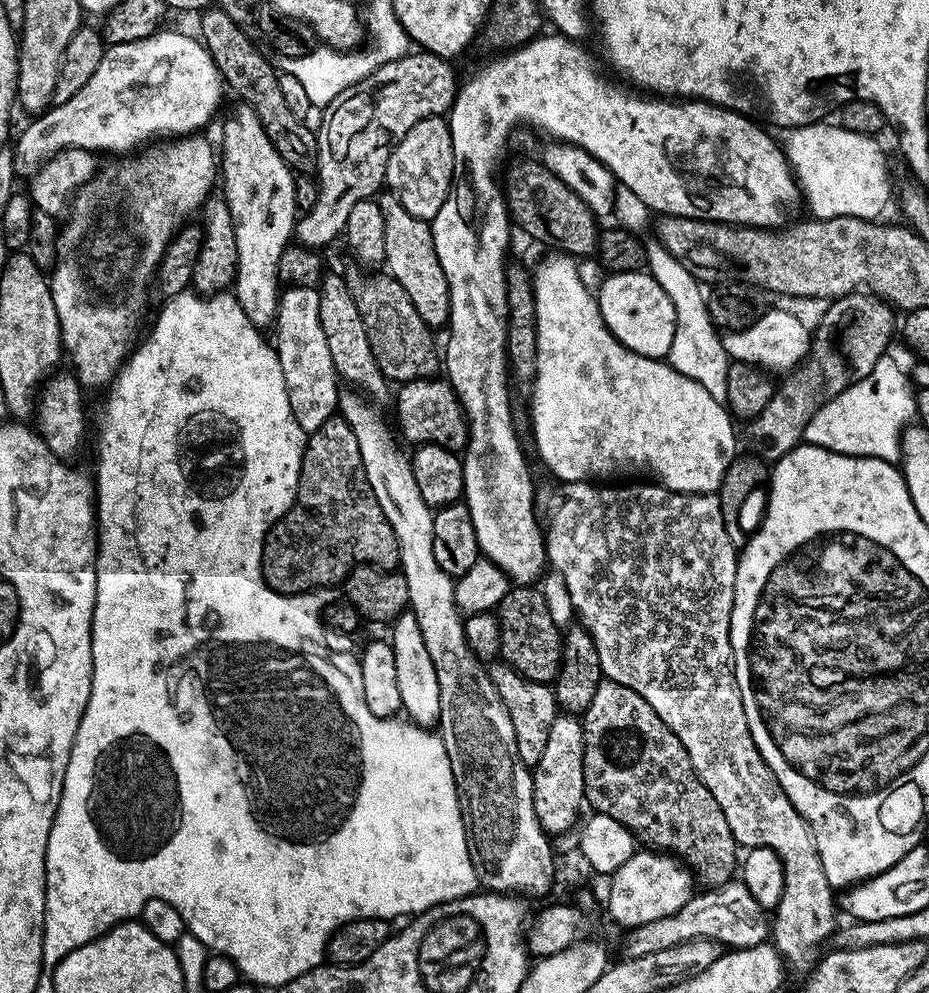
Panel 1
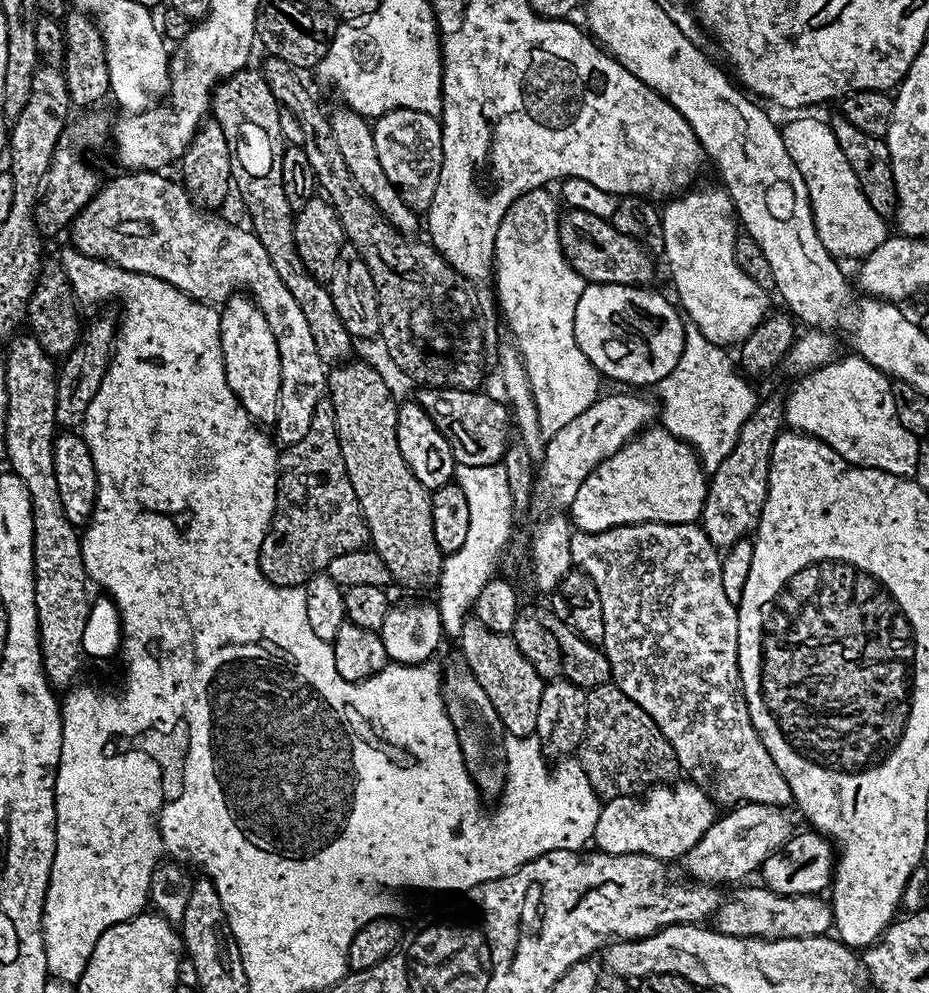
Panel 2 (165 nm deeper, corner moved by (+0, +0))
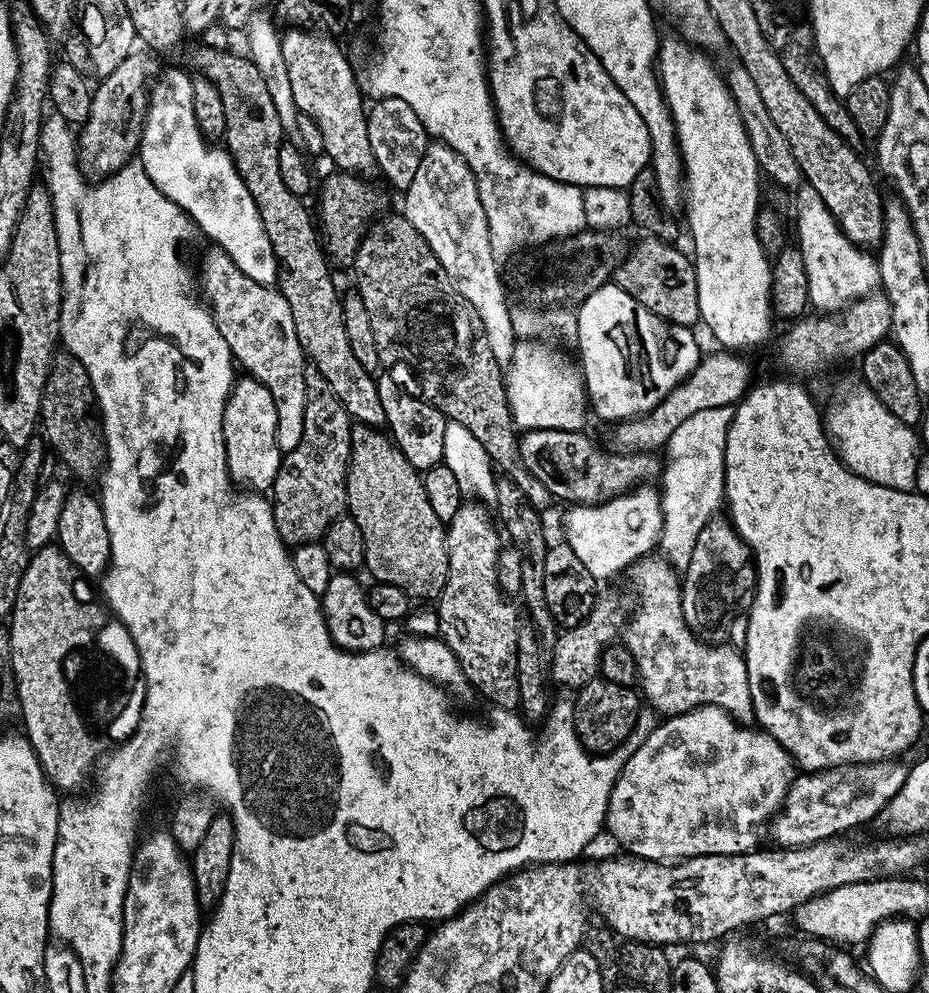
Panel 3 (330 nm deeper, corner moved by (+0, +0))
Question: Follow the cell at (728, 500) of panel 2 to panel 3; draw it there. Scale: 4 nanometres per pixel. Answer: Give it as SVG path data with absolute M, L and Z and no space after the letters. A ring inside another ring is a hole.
M717 514L698 534L690 566L682 572L680 597L690 630L699 640L710 644L727 641L731 623L751 609L756 599L756 566L751 548L736 533L731 519Z

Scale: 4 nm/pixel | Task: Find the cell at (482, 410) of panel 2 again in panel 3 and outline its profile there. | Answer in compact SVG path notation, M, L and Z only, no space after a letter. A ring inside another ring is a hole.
M534 428L525 431L523 435L519 437L520 443L520 456L522 458L522 462L525 464L526 470L529 471L530 474L534 476L534 478L538 478L539 482L542 482L546 489L549 490L550 494L557 501L560 500L569 500L567 503L572 506L579 506L582 504L604 504L608 500L613 500L616 496L623 496L625 492L631 492L633 488L638 488L644 485L647 485L649 482L652 482L652 479L659 477L662 472L662 464L661 461L656 461L657 458L653 453L650 452L633 452L631 454L626 452L617 452L615 450L609 450L607 447L600 448L600 444L596 440L591 440L590 437L587 436L587 431L581 430L579 432L567 432L566 430L550 430L549 428Z

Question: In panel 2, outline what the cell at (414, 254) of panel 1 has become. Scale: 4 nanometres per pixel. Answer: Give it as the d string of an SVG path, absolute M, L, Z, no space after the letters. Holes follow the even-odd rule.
M340 106L336 113L333 111L330 119L334 138L338 142L338 150L342 150L342 159L345 160L354 182L358 182L358 186L366 194L366 198L370 198L370 202L374 202L374 206L378 206L380 213L398 231L405 234L416 234L419 228L421 231L422 220L421 217L420 220L416 217L419 216L417 209L410 207L402 198L402 194L398 194L394 182L390 182L390 178L386 178L386 170L382 170L382 162L378 162L378 149L374 146L372 124L347 106Z

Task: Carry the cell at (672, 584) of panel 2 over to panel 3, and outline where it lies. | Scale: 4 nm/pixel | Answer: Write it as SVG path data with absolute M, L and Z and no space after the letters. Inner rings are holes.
M649 554L631 565L626 576L632 579L637 608L623 629L622 643L638 662L643 699L665 717L702 706L718 706L741 724L751 725L754 713L743 651L728 642L707 643L692 633L682 610L682 584L672 565L663 555Z

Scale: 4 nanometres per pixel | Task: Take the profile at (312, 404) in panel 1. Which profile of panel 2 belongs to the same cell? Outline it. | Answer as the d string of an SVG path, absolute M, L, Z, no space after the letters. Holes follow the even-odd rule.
M128 170L123 174L125 176L116 176L109 184L108 181L101 183L96 197L72 221L71 243L77 251L94 256L97 260L107 260L128 272L140 272L143 276L165 280L170 286L203 304L223 305L241 290L251 296L266 314L266 322L270 322L270 330L274 330L274 338L278 342L280 406L276 410L275 439L284 446L302 442L302 438L306 438L306 433L310 431L310 418L314 418L318 402L325 399L328 372L325 360L318 354L318 346L314 346L314 334L310 334L306 314L302 314L302 306L298 306L294 294L278 276L274 262L270 262L270 254L266 254L266 246L262 246L255 232L247 227L239 228L228 220L219 220L216 217L219 215L211 211L197 208L188 197L188 189L183 183L176 181L175 184L156 170Z

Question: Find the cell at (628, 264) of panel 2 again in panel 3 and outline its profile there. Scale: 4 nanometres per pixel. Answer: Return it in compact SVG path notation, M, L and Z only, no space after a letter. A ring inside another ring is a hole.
M644 238L640 245L629 251L627 258L616 267L614 283L630 298L634 298L650 314L683 328L701 323L698 306L698 278L695 263L687 251L679 252L677 245L655 238Z

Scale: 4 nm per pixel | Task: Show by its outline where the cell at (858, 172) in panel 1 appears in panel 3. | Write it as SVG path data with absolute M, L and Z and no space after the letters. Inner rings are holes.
M804 182L796 194L796 236L800 239L798 247L806 262L806 278L810 282L809 305L820 314L839 313L881 287L877 257L846 238L830 210L826 210L826 202L822 202L818 190Z

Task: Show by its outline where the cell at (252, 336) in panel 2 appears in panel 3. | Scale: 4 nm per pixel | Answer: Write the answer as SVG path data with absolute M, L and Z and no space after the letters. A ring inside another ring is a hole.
M247 374L241 375L236 385L228 388L228 399L224 402L222 434L226 446L226 462L233 485L256 494L271 489L280 469L282 453L276 445L278 410L274 410L274 398L262 382Z

